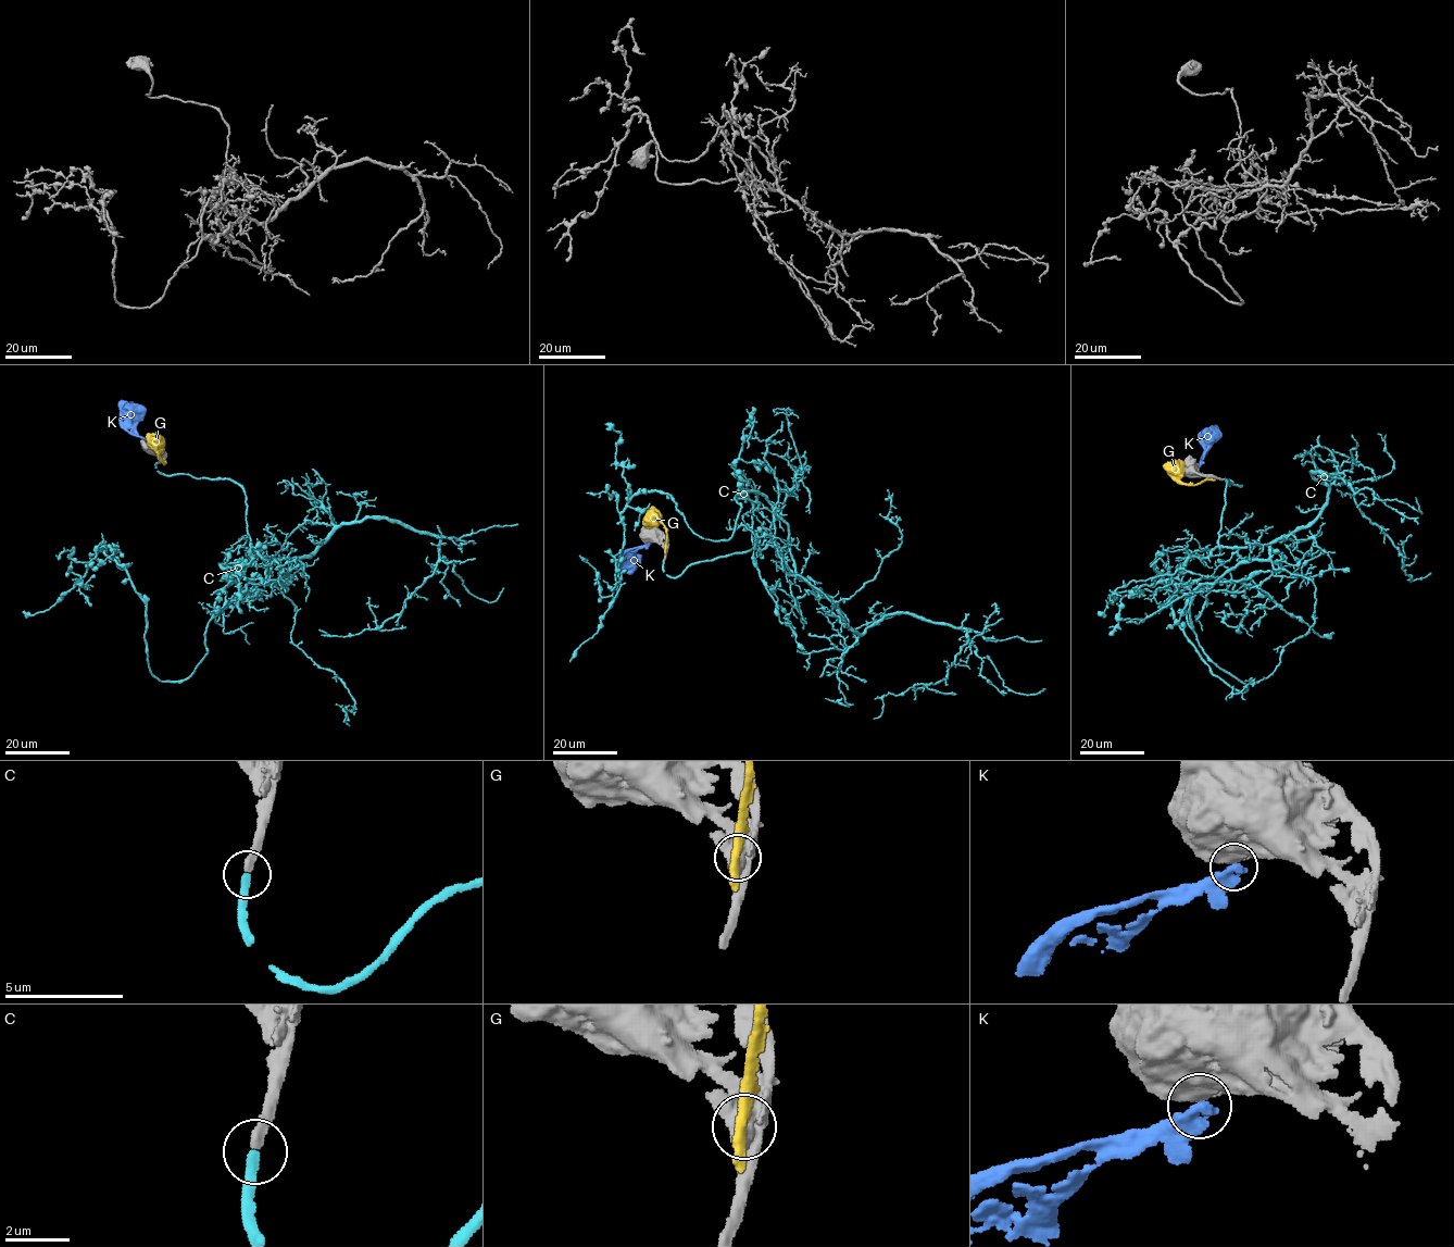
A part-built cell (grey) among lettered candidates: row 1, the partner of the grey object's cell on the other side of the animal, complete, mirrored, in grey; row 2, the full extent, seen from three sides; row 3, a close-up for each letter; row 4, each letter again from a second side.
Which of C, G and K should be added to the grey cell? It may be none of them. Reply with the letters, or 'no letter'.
C

